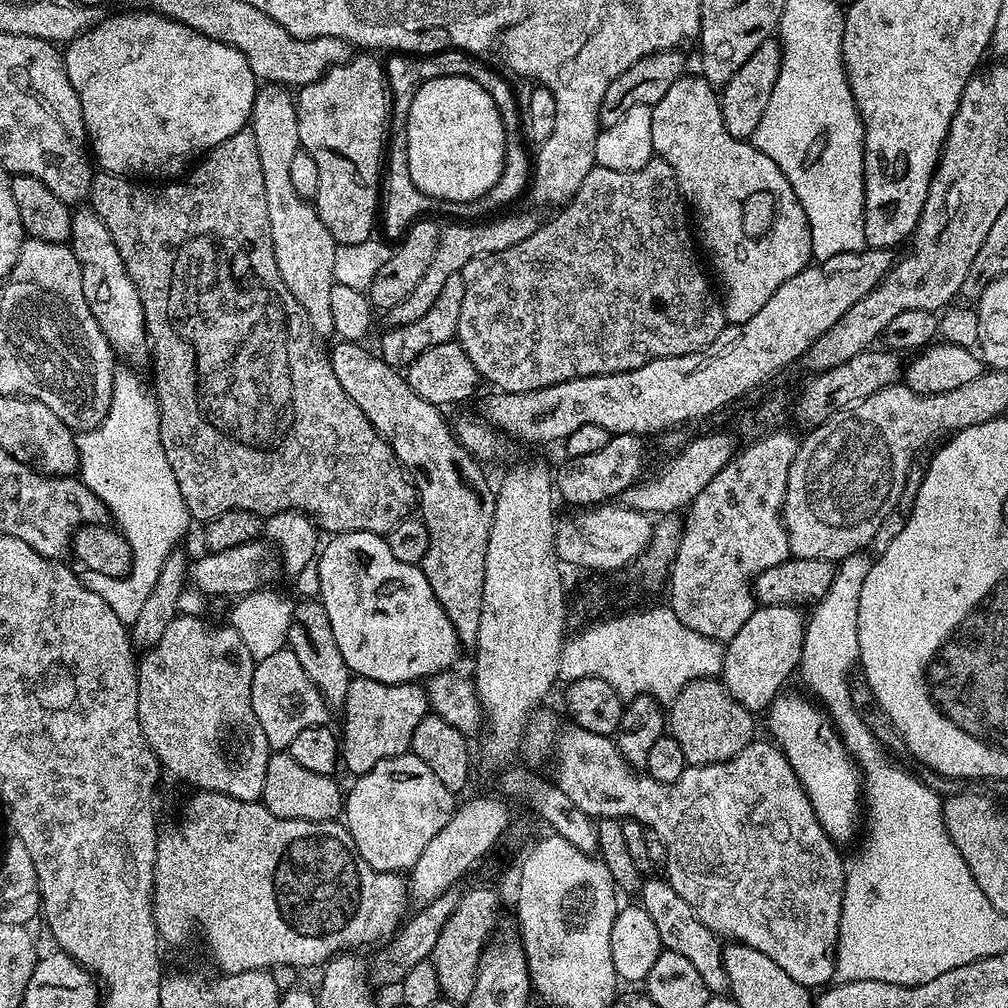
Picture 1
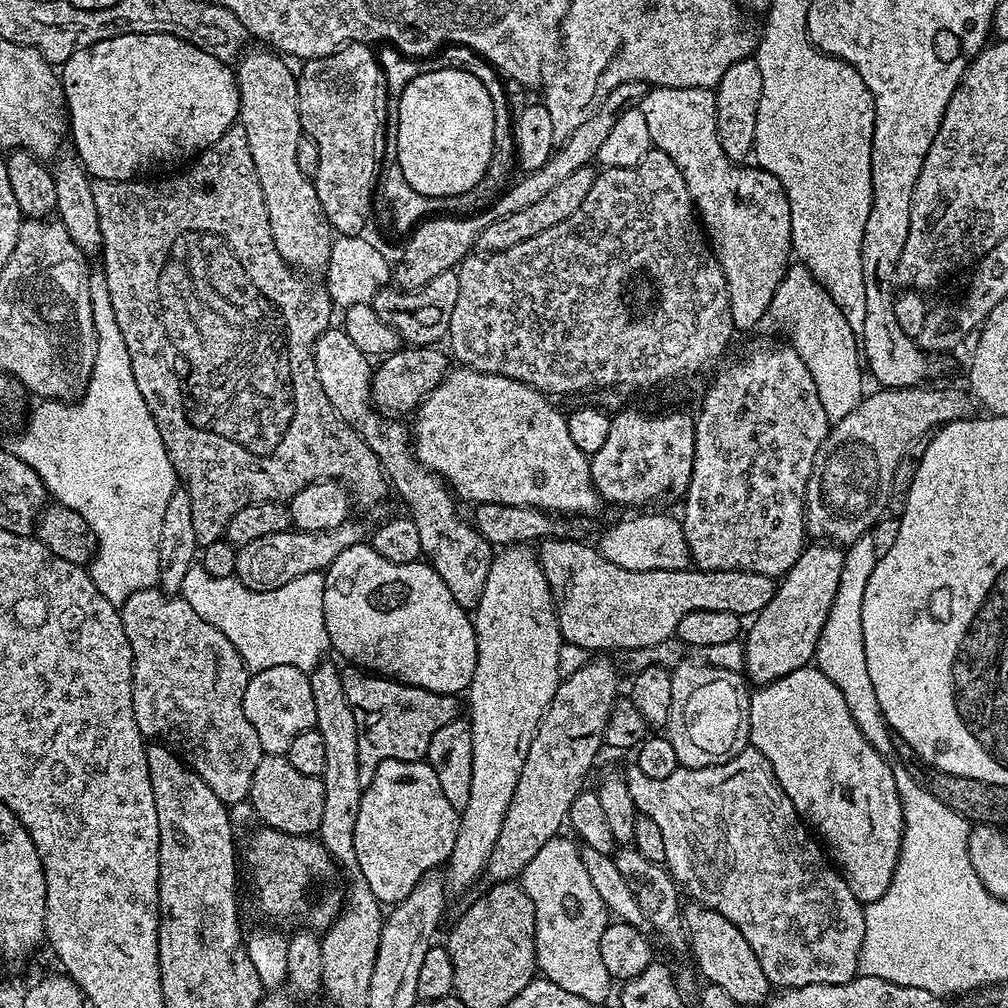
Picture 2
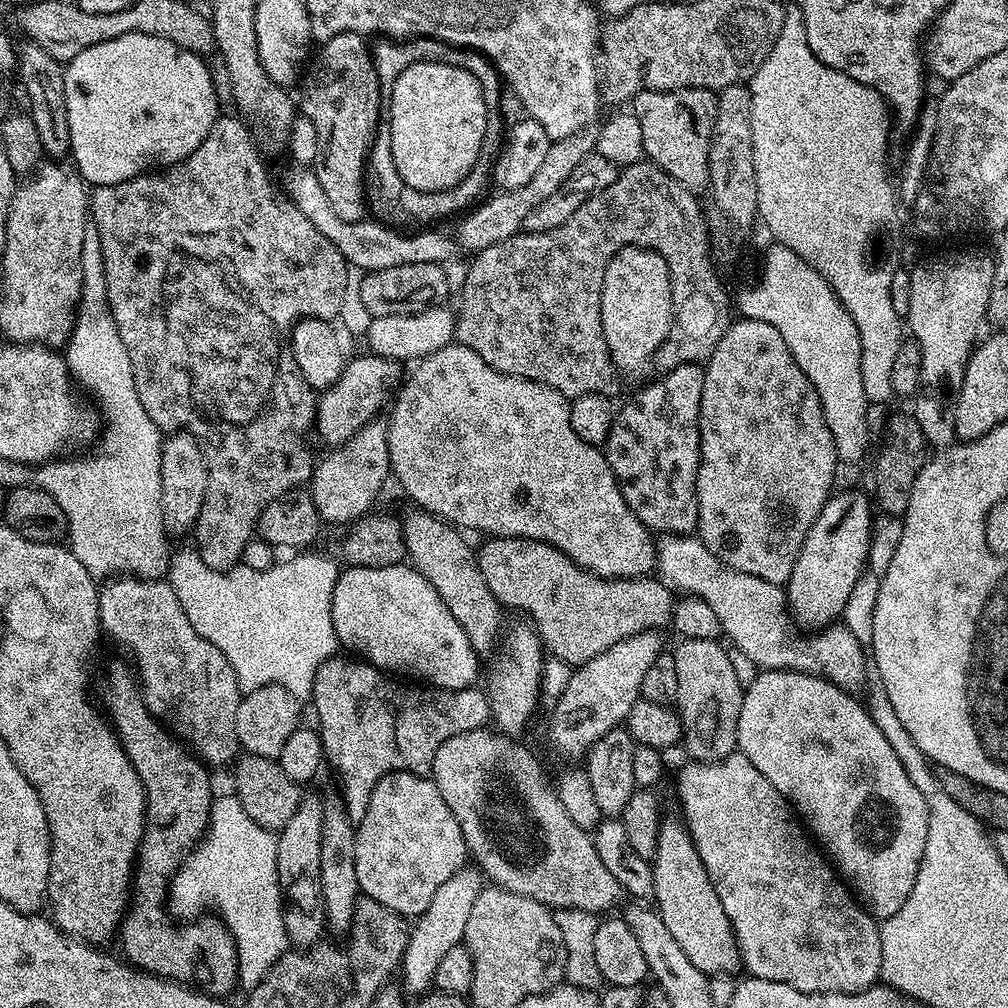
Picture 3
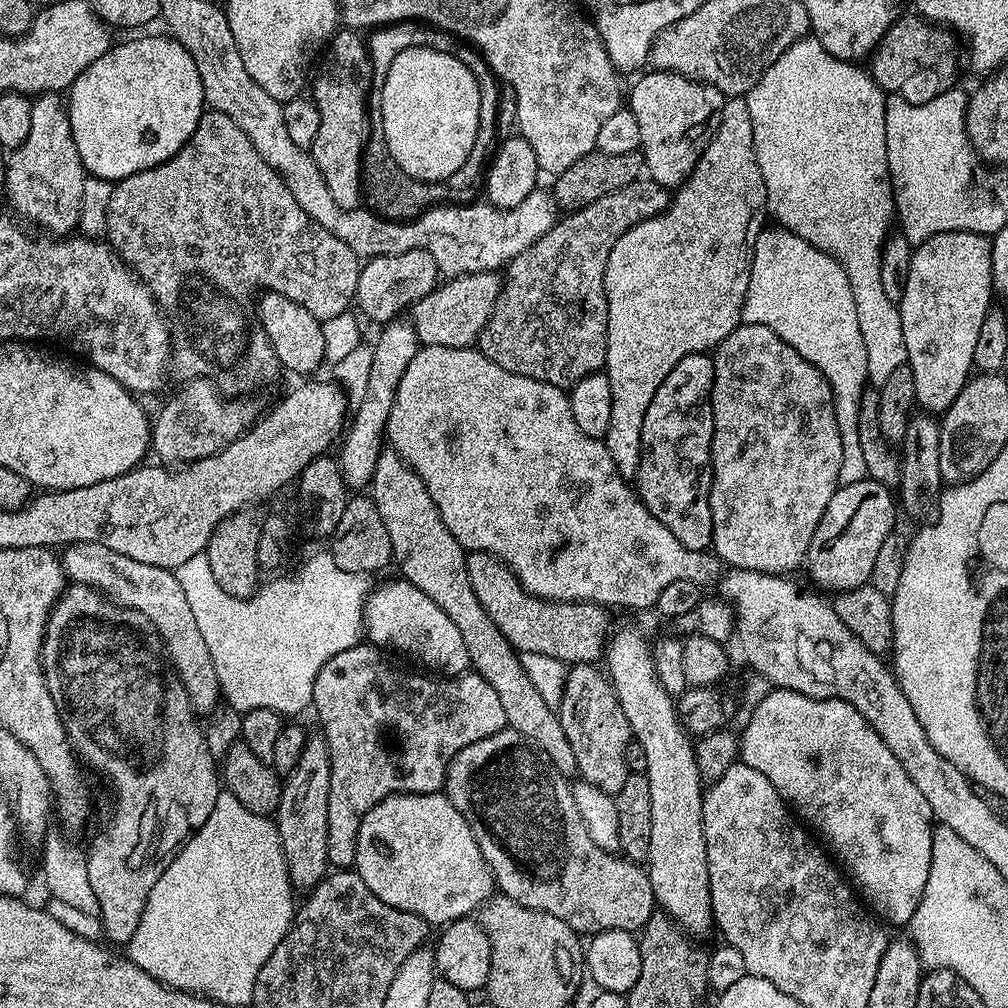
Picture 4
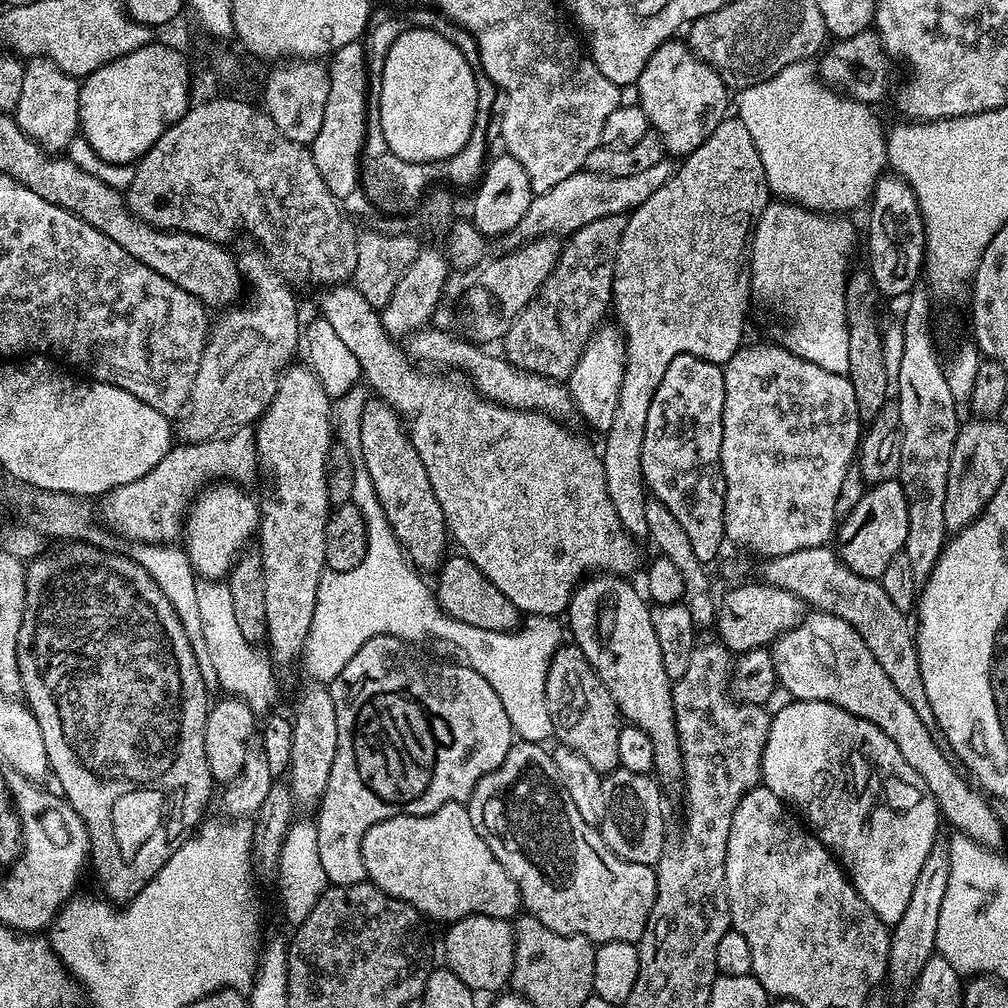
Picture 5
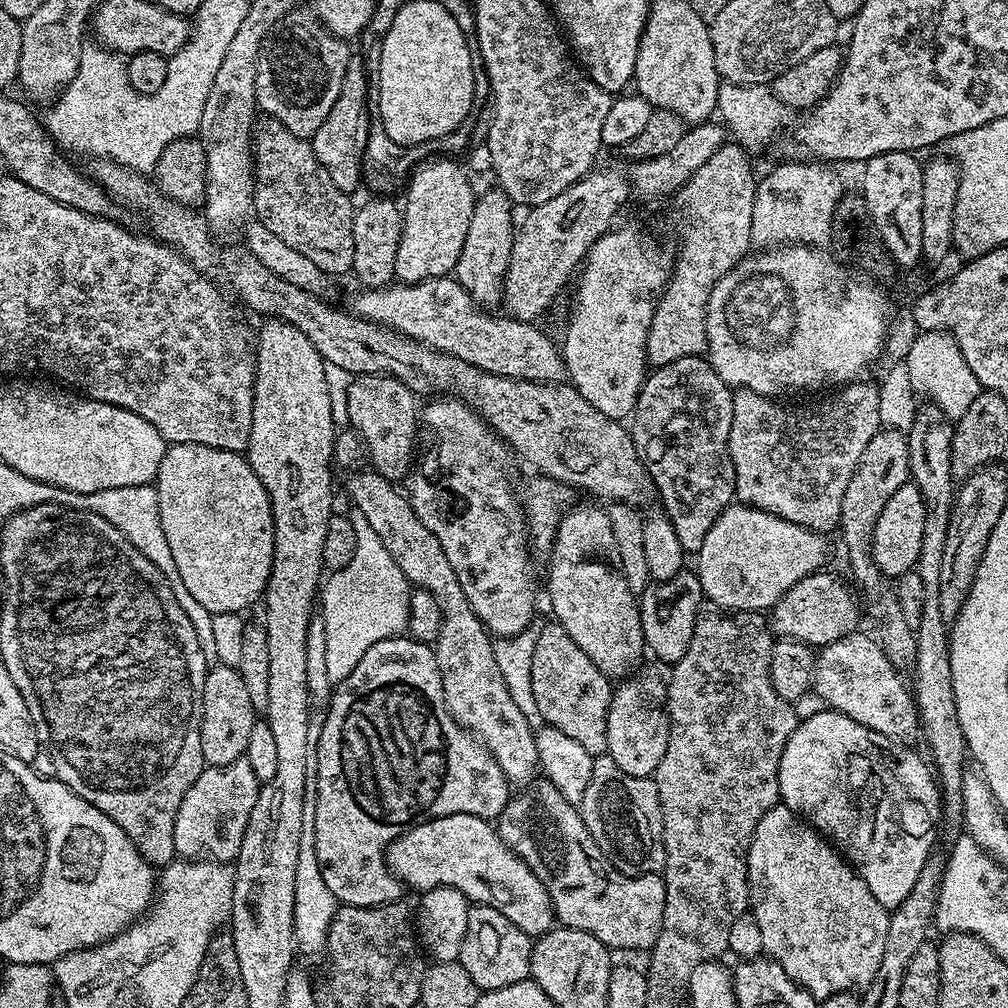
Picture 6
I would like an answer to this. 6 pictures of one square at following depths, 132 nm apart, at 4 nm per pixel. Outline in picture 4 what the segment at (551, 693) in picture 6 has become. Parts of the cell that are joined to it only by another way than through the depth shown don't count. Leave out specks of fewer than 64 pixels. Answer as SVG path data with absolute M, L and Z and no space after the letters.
M574 664L562 690L562 702L558 715L562 730L566 730L566 742L574 750L576 772L579 779L598 786L603 792L622 790L629 776L626 750L632 740L632 731L622 714L622 706L616 700L612 682L596 664Z

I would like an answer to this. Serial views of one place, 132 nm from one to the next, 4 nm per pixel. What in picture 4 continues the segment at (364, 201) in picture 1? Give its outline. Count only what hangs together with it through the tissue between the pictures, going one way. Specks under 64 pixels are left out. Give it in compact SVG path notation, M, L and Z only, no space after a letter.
M340 30L335 33L326 45L326 51L319 61L320 73L315 73L311 81L311 99L316 105L320 121L318 122L318 138L314 138L311 153L322 170L322 178L326 178L326 186L334 197L334 202L342 206L342 210L359 208L362 204L362 189L360 186L360 170L364 146L370 135L370 123L368 124L368 91L372 88L372 63L368 61L368 46L365 37L356 30Z

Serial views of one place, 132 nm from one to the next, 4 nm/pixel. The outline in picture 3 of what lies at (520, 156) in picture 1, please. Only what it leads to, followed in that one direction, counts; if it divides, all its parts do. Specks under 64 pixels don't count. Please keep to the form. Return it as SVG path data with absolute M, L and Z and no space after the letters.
M433 36L376 38L371 41L370 47L372 61L378 74L378 82L381 89L384 90L391 90L398 74L402 74L402 70L410 70L410 66L414 66L418 62L449 64L474 74L486 102L486 134L482 138L482 150L474 162L474 166L466 174L466 178L462 178L462 182L441 192L423 192L411 188L400 178L398 170L394 166L394 154L390 150L390 126L387 122L381 122L376 128L372 153L368 156L368 167L364 174L364 191L367 203L369 205L381 204L382 207L389 208L388 217L386 217L389 225L432 226L435 225L432 224L435 220L444 220L447 216L457 215L456 217L459 217L465 210L471 209L489 191L489 189L487 190L488 184L490 188L493 183L492 171L506 139L504 112L500 109L500 88L502 89L500 73L497 72L495 64L480 52L471 48L461 48L459 44L447 44L445 40L436 40Z

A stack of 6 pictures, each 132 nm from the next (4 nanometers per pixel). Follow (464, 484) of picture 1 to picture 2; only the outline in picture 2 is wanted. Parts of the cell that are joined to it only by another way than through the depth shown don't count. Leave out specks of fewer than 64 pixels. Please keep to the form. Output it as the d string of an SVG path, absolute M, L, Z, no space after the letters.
M333 326L316 339L314 366L318 370L318 382L322 382L326 398L330 398L330 406L334 406L336 413L360 433L370 450L374 450L374 454L384 465L394 492L404 499L408 506L407 515L418 526L418 538L422 541L422 553L427 563L439 574L442 582L446 582L446 590L454 594L454 602L458 602L458 606L465 610L476 609L486 586L486 574L490 574L493 545L467 519L464 521L456 513L457 497L444 479L416 459L410 443L409 425L407 428L400 418L382 418L381 413L374 410L370 403L370 385L374 371L370 357L362 354L362 350L358 350L358 346L350 342L343 327Z

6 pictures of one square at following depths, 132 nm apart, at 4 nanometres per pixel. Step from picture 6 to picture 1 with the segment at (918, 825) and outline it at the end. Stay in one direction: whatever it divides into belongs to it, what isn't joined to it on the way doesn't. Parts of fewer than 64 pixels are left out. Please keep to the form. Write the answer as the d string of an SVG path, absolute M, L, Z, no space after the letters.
M787 694L777 696L766 709L768 728L772 731L771 739L783 750L798 782L806 790L822 830L837 846L845 846L862 828L862 773L827 711L812 700Z

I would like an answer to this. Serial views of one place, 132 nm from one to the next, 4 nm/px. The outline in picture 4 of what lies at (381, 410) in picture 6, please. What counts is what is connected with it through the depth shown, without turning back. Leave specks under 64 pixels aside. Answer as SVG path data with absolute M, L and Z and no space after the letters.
M385 450L381 452L374 468L370 495L374 506L378 506L378 514L382 522L386 522L386 530L390 530L392 558L395 567L400 567L399 575L414 586L418 586L418 590L422 590L422 594L426 594L426 598L433 600L444 611L446 618L454 622L458 634L462 634L462 642L466 642L468 663L474 669L475 675L490 682L490 686L494 686L494 690L497 691L498 698L502 698L502 707L506 710L508 727L523 734L530 743L545 752L550 762L554 762L554 766L561 774L571 777L576 772L576 759L574 750L570 750L570 742L566 742L566 730L562 730L562 722L557 709L546 706L542 694L538 694L534 682L530 682L530 674L526 674L521 653L513 648L512 643L502 634L502 630L494 626L490 614L482 610L482 602L478 602L474 588L470 586L466 549L456 541L454 534L450 534L450 530L446 530L446 522L442 522L442 514L438 514L438 506L434 506L434 498L430 498L422 478L418 478L416 471L397 452Z

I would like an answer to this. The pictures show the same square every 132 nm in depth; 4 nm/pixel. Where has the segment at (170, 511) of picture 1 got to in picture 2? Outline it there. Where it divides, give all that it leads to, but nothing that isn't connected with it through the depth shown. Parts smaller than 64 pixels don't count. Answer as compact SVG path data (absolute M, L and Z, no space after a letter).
M93 271L88 281L90 310L94 310L97 350L94 354L92 377L84 388L84 395L75 402L68 403L41 399L28 429L13 440L3 441L2 447L14 454L14 458L26 462L26 466L30 466L30 470L34 470L34 474L42 478L47 495L55 503L82 514L82 518L86 518L86 522L94 530L108 528L108 536L101 535L96 541L90 571L94 586L98 586L98 594L102 594L106 602L119 606L126 602L126 598L130 598L130 594L159 585L158 538L162 534L166 502L177 491L178 477L166 454L162 434L158 434L152 411L146 406L146 398L142 398L138 382L134 382L130 350L122 339L118 318L114 318L114 305L110 303L110 289L106 287L103 271Z

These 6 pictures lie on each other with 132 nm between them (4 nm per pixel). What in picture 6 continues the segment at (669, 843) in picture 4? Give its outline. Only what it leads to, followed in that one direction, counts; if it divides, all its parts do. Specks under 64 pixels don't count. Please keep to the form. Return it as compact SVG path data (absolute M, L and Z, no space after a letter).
M576 506L565 512L556 531L556 539L552 542L550 555L552 555L552 561L548 564L548 600L552 603L553 614L556 615L553 616L555 623L563 625L566 634L570 634L570 638L574 638L574 642L578 642L579 648L586 653L586 658L590 658L590 662L594 662L594 666L598 666L600 673L609 678L627 677L631 673L628 671L639 662L640 655L645 655L646 645L642 634L638 596L637 593L630 590L630 586L626 586L626 582L623 580L622 562L618 558L618 550L614 548L614 533L610 531L610 518L607 511L603 507L579 508L579 506Z

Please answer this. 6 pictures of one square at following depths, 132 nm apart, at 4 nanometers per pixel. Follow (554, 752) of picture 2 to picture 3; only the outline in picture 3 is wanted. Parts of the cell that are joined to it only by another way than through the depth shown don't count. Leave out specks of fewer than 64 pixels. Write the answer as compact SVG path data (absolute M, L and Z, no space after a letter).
M663 631L643 632L634 634L618 646L610 646L610 650L602 650L598 658L590 658L590 662L579 665L569 675L566 682L566 690L562 690L555 697L556 705L552 708L552 744L556 747L556 752L560 756L565 756L568 762L576 762L579 758L587 757L588 751L596 745L598 738L602 738L608 732L621 727L627 721L630 714L630 706L634 702L641 700L642 677L646 675L646 670L654 663L654 658L658 658L660 653L665 651Z

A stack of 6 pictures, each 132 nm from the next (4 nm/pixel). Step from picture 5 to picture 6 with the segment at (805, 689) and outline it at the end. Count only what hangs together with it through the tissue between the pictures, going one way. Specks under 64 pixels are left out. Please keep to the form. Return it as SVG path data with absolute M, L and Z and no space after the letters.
M863 630L851 632L849 636L838 638L838 642L819 649L816 656L816 670L812 674L814 691L824 699L829 709L846 714L854 722L874 730L891 740L908 742L912 735L919 733L920 715L916 711L913 693L903 684L901 673L897 672L886 654L876 645L875 639Z

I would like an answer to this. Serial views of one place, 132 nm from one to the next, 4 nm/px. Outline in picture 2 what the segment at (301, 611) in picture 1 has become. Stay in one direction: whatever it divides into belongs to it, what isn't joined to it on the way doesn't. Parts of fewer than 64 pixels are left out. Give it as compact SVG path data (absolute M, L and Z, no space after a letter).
M321 662L312 669L308 681L310 682L310 694L314 694L314 714L317 732L322 734L322 743L326 746L326 770L323 774L326 799L322 810L322 822L318 839L324 845L326 851L332 856L332 863L337 869L344 872L359 873L358 858L354 854L354 825L358 822L358 806L362 802L364 785L358 778L358 722L354 722L354 710L350 710L350 702L346 698L346 690L342 686L341 669L336 669L329 662Z

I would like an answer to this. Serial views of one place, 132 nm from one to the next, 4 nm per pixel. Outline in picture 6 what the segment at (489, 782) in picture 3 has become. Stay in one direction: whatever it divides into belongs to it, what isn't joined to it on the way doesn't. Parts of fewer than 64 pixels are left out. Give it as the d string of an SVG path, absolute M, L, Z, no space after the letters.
M543 778L531 781L520 793L513 795L502 814L498 818L498 831L500 837L506 842L546 888L550 894L550 902L554 909L554 916L563 927L574 930L586 930L598 938L610 950L616 948L629 948L632 952L647 953L658 942L658 934L662 930L662 914L666 906L666 886L664 877L660 874L651 876L627 876L622 874L609 862L606 854L594 842L590 830L580 817L577 805L566 802L562 794L554 785Z

